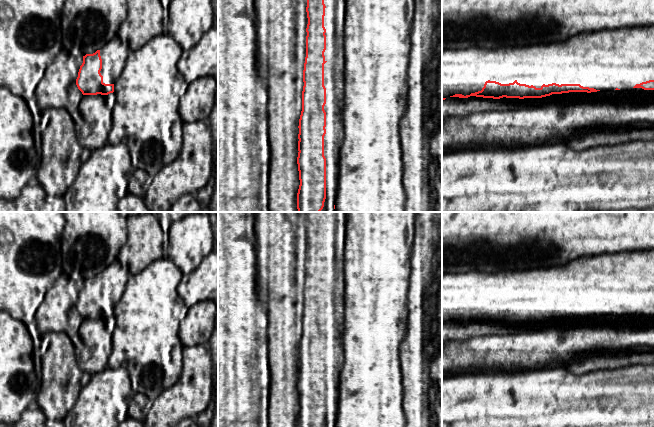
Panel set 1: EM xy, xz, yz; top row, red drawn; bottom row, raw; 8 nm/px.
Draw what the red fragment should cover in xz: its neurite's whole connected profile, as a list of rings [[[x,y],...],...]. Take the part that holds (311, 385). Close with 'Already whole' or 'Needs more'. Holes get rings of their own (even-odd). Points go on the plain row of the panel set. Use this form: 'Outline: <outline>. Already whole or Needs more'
Outline: [[[306,212],[306,281],[303,294],[302,335],[298,358],[300,409],[297,427],[335,427],[344,322],[344,247],[346,212]]]. Needs more

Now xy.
Outline: [[[115,261],[95,277],[83,280],[76,303],[76,309],[82,318],[113,317],[114,306],[120,300],[129,276],[129,271]]]. Needs more

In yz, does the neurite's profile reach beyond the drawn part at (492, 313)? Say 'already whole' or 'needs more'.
needs more

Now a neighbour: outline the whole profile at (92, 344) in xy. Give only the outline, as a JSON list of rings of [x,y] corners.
[[[114,316],[108,319],[83,319],[78,333],[71,337],[82,372],[93,375],[108,367],[115,326]]]

